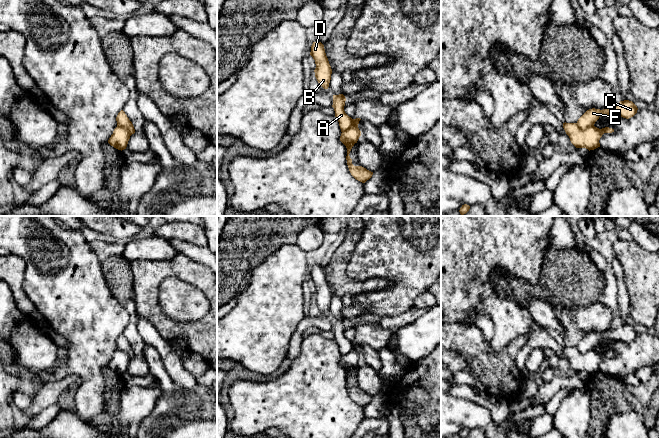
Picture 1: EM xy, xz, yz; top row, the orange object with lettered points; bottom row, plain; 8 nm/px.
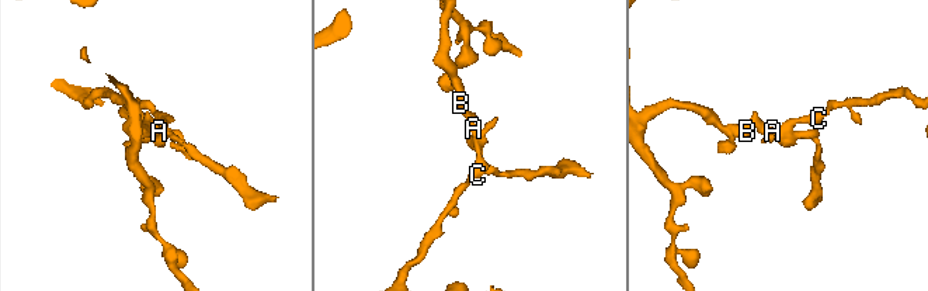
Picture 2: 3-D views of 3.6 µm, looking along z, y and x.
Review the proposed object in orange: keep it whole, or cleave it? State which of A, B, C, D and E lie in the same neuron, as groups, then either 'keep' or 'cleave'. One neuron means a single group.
A B D / C E | cleave

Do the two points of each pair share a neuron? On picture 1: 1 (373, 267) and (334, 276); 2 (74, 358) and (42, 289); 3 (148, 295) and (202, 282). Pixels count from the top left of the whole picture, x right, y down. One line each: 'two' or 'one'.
1: two
2: one
3: one

